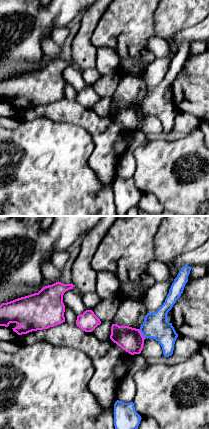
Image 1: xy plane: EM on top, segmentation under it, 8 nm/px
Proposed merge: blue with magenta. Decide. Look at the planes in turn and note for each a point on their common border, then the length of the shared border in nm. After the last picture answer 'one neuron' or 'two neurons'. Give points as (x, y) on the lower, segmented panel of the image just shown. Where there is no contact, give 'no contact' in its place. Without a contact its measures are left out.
contact (142, 334); length 90 nm

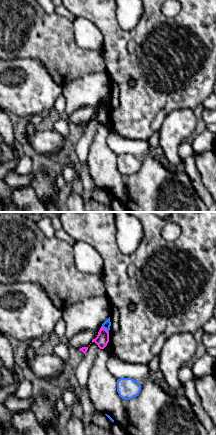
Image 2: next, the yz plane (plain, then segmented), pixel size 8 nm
contact (105, 328); length 80 nm

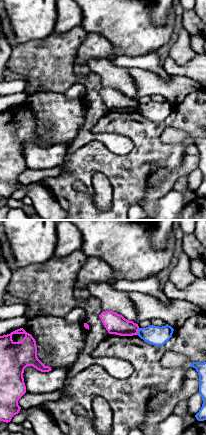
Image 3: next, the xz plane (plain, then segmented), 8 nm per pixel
contact (138, 331); length 60 nm

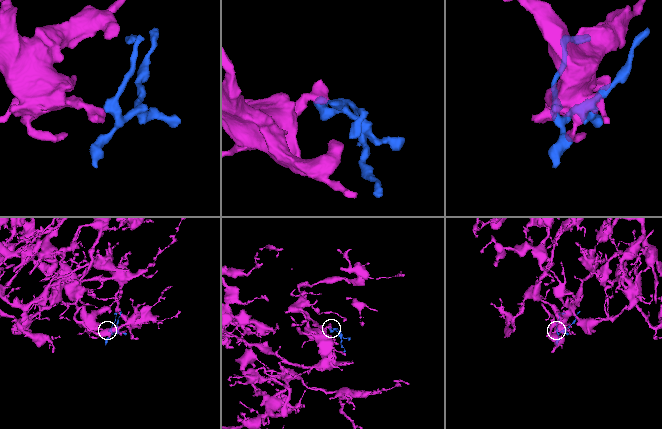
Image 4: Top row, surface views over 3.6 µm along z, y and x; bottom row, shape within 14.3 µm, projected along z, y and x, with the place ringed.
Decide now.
two neurons

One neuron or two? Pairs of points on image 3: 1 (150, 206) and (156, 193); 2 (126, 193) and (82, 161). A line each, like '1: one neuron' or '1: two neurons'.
1: two neurons
2: one neuron

